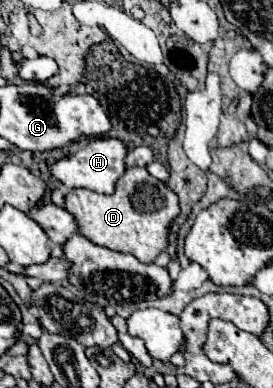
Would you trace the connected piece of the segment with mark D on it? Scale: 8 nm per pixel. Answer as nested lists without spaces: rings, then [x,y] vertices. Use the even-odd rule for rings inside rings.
[[[128,168],[116,182],[114,194],[98,194],[86,188],[74,188],[64,196],[64,208],[74,216],[78,230],[90,242],[132,254],[144,264],[166,248],[168,226],[178,216],[178,196],[158,178],[150,176],[146,168]]]

